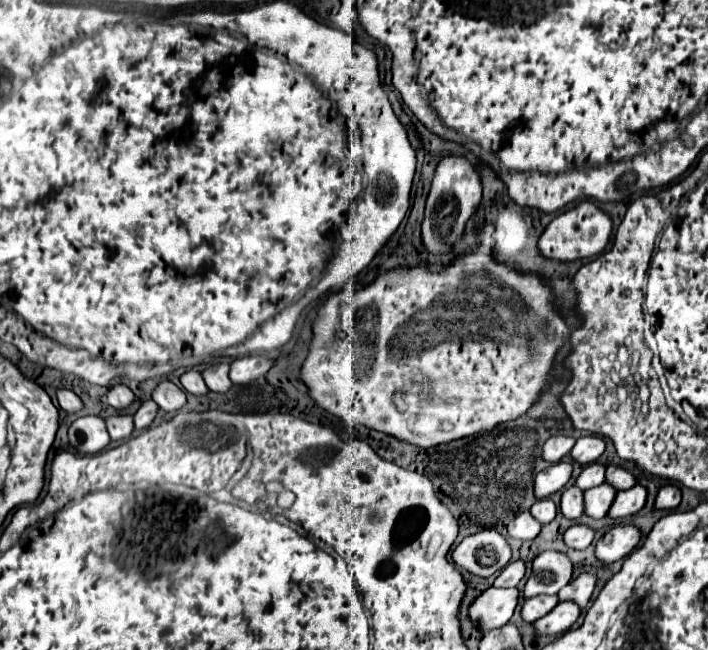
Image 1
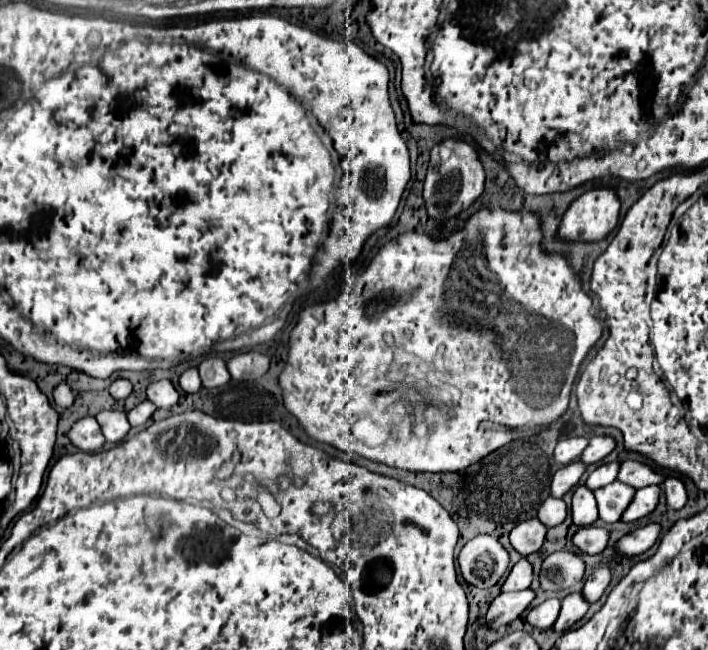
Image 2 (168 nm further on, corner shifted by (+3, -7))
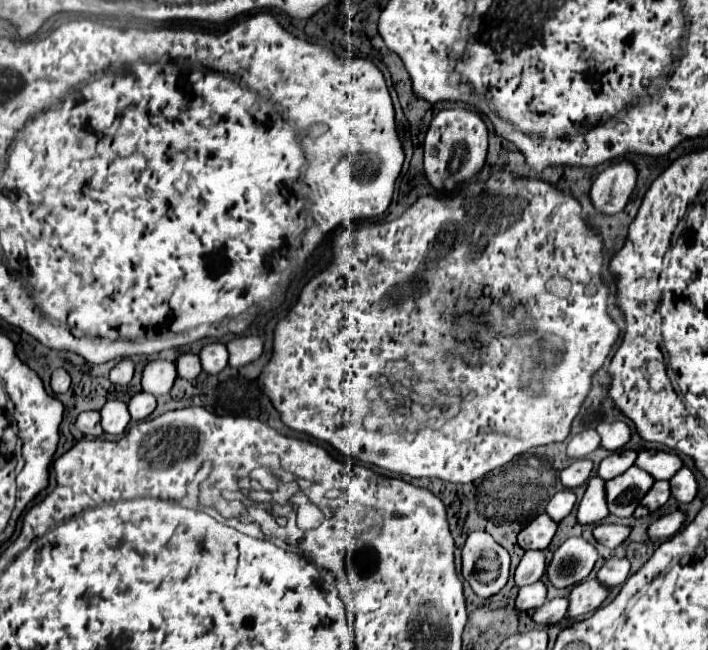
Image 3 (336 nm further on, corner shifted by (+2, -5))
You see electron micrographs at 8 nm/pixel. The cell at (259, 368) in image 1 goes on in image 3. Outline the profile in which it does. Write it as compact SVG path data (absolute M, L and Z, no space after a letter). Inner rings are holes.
M241 336L227 342L229 350L229 366L241 368L255 362L263 354L263 342L257 336Z

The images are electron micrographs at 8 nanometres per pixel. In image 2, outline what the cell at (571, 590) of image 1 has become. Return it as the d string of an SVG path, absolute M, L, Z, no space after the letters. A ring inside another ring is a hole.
M600 566L600 568L584 582L584 588L582 588L584 598L586 598L590 604L596 602L596 600L600 600L602 594L606 592L610 580L612 580L610 568L608 568L608 566Z

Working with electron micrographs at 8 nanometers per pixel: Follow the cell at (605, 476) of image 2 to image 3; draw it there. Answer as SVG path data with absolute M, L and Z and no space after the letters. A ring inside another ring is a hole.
M621 450L621 452L615 452L611 456L607 456L601 464L599 464L599 470L597 474L603 478L603 480L609 480L613 478L615 474L623 474L627 468L633 466L637 458L637 452L635 450Z

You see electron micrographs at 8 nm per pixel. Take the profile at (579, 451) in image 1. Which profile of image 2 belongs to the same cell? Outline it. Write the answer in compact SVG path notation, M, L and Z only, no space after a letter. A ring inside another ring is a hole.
M594 436L594 438L590 438L590 444L584 450L580 460L586 464L600 462L602 458L606 458L614 450L614 446L616 446L616 440L612 436Z

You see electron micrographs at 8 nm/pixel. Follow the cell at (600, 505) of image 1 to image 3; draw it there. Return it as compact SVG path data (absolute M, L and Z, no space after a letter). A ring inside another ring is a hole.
M631 466L621 476L607 480L605 494L607 494L609 512L619 516L619 518L629 518L633 514L633 510L637 508L639 500L653 486L653 482L655 480L637 466Z

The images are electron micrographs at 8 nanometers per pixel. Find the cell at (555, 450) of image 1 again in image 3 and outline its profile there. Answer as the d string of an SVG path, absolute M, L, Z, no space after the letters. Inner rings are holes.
M583 430L571 438L567 444L569 458L585 458L589 452L599 448L599 434L595 430Z

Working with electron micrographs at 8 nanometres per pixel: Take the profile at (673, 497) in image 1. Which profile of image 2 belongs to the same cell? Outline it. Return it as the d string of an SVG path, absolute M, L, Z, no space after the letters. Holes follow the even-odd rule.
M668 476L668 478L664 480L662 488L664 488L666 502L668 502L670 508L680 510L680 508L686 504L688 494L686 494L686 486L684 486L684 482L682 482L680 478L676 478L676 476Z

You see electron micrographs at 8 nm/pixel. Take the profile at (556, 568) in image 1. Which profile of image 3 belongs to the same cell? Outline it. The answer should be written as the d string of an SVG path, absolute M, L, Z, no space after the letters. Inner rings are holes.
M583 538L565 540L547 566L547 578L555 588L579 584L589 576L597 562L597 550Z

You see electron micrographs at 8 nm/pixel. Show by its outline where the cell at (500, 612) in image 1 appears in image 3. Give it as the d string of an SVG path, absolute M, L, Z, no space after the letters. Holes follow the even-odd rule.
M535 582L535 584L523 586L523 588L519 588L517 600L515 600L515 608L519 612L525 612L529 608L539 608L545 602L545 596L547 596L547 588L545 588L543 582Z

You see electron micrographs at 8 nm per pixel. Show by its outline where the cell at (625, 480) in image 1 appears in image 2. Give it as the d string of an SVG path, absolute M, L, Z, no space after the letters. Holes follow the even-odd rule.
M626 460L620 466L620 474L618 480L626 482L634 488L644 488L650 484L660 484L662 482L662 474L658 474L656 470L652 470L652 466L648 466L646 462L640 460Z

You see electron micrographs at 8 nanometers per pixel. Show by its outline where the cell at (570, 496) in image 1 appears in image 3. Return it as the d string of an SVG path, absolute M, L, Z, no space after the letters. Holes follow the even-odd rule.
M593 476L577 506L577 520L579 524L597 524L607 514L609 510L605 504L605 482L599 476Z

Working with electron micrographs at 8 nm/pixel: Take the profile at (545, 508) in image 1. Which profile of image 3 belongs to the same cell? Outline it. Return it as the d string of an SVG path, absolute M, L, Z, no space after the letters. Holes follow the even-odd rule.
M561 490L557 492L549 504L547 504L547 514L555 520L555 522L561 522L575 506L575 494L571 490Z

